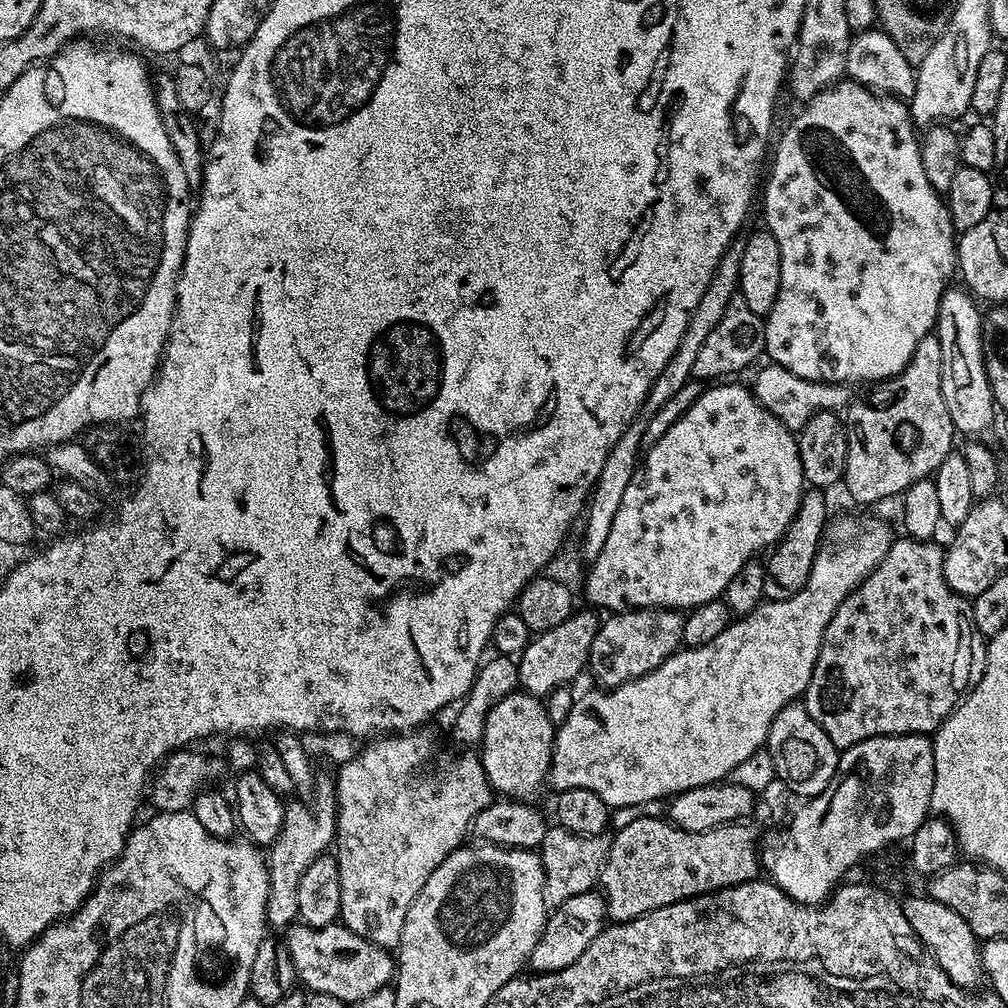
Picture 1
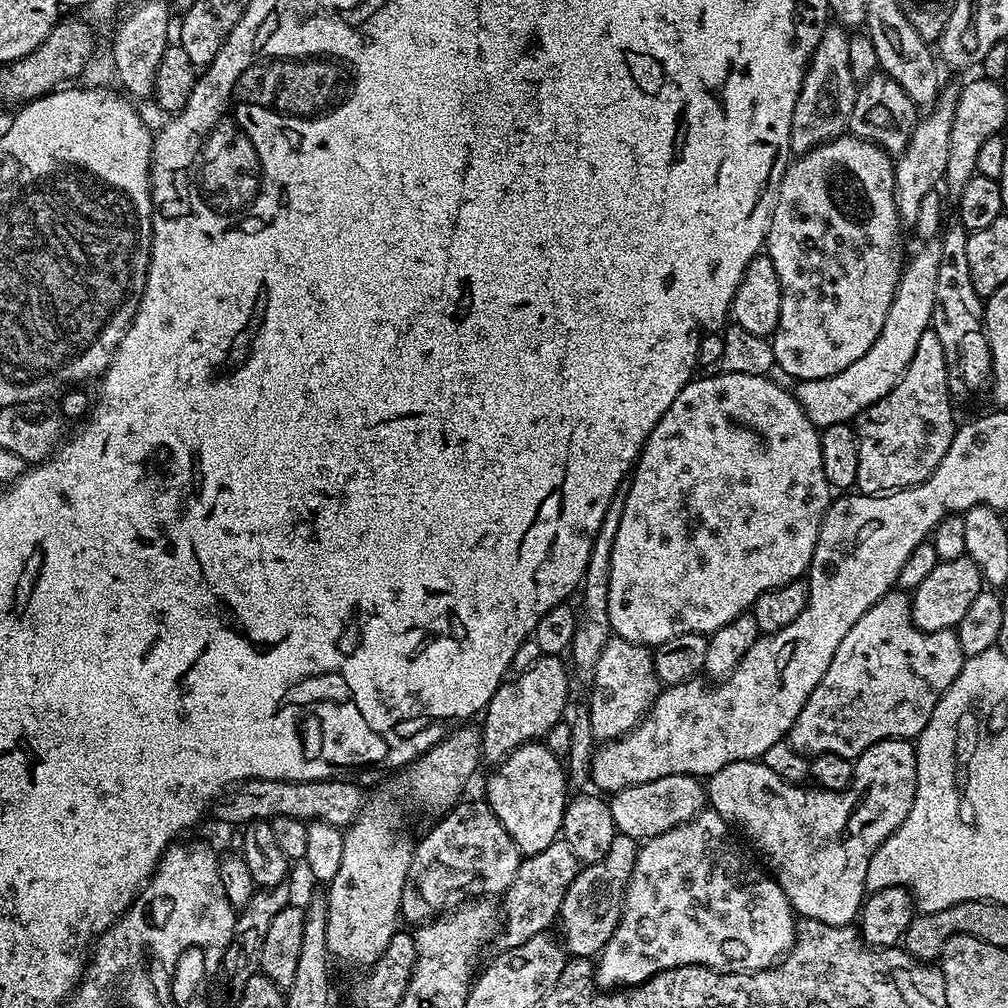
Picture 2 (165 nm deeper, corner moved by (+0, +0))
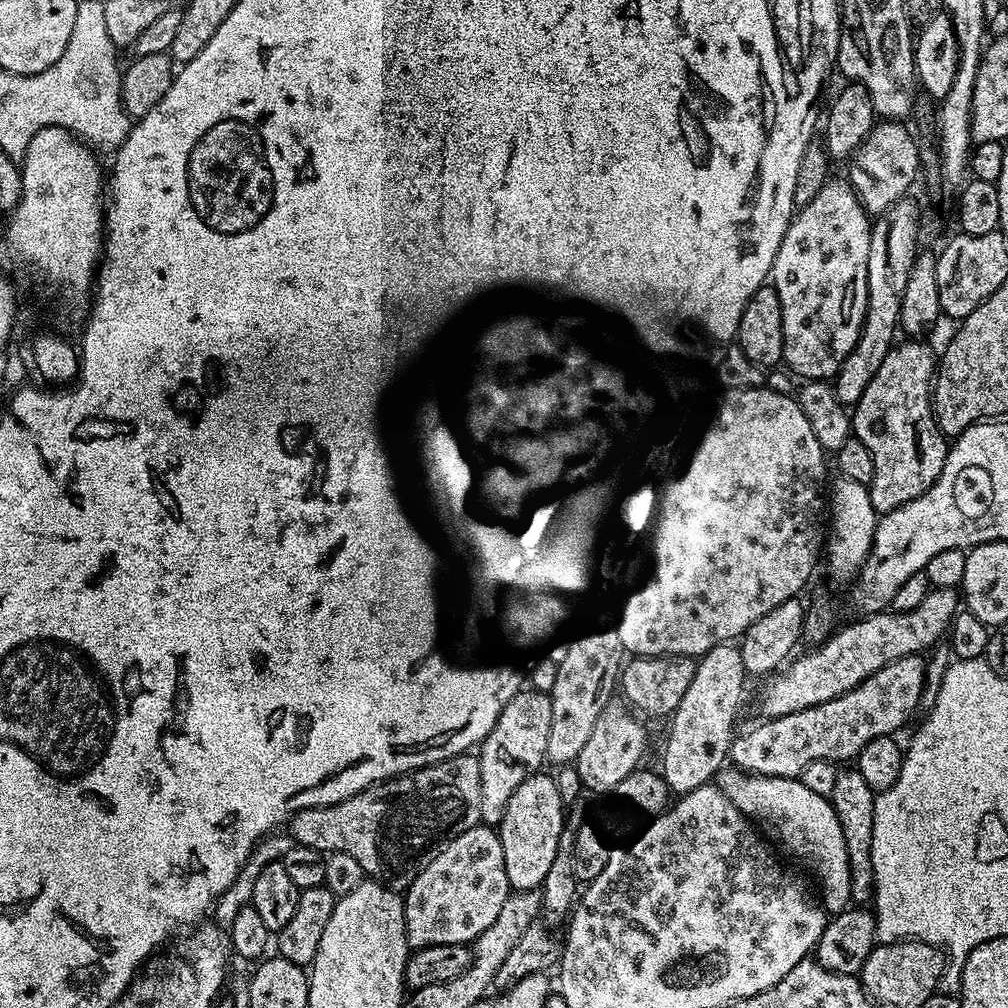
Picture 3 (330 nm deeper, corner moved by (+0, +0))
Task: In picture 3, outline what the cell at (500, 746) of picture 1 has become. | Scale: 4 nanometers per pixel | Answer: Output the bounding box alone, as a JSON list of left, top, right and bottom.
[498,774,566,892]

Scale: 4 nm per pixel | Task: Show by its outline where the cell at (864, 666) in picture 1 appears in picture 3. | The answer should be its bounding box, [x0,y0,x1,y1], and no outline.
[730,655,926,778]

